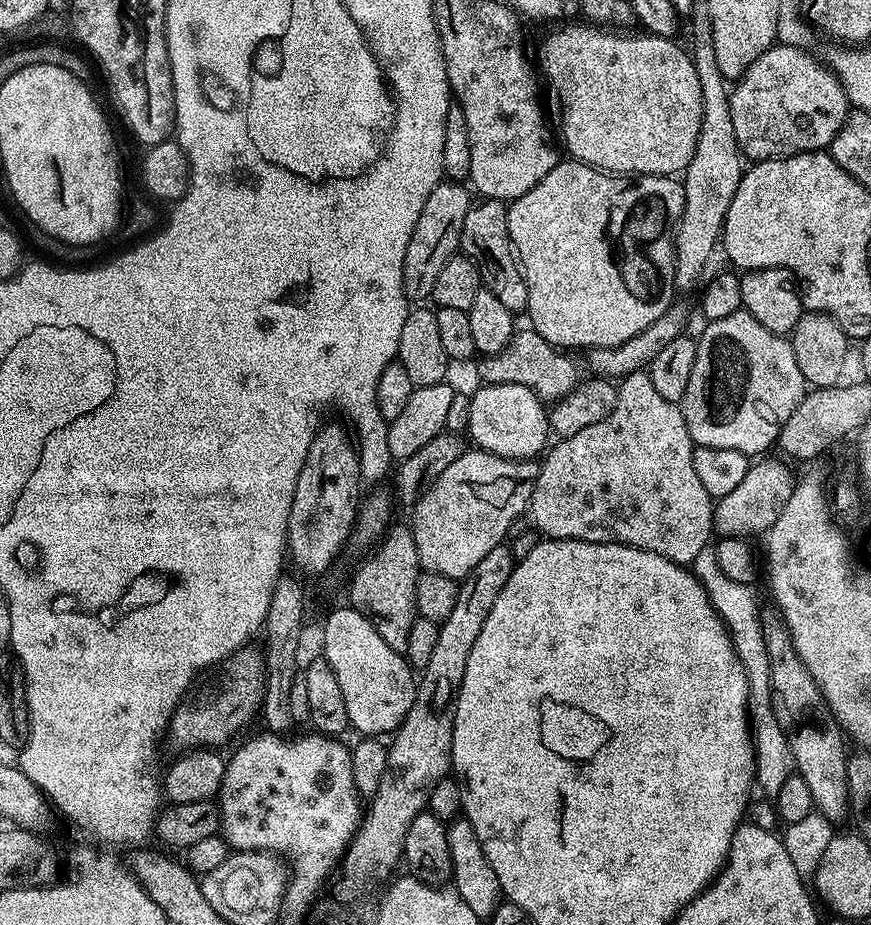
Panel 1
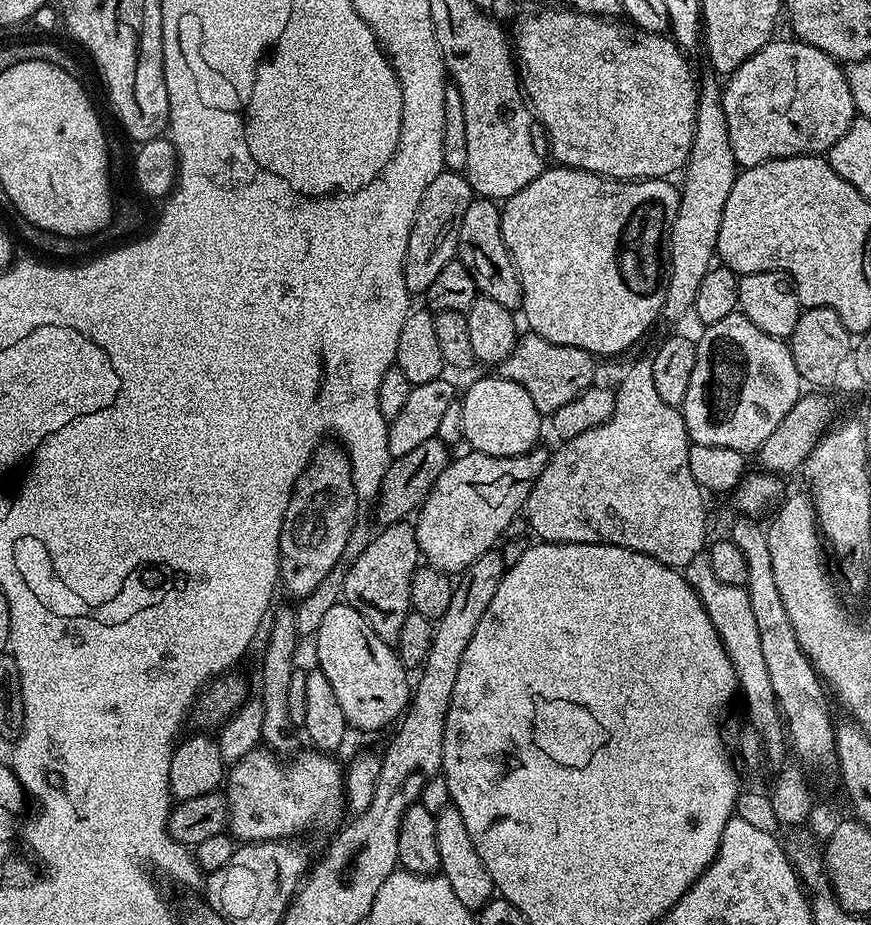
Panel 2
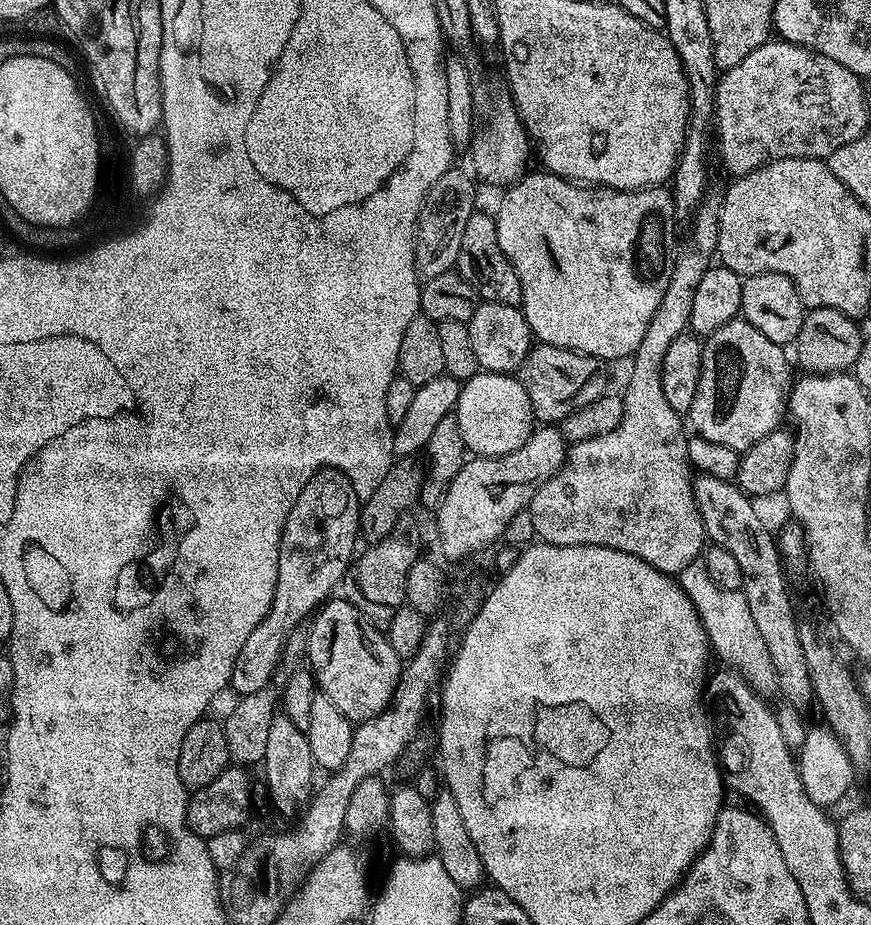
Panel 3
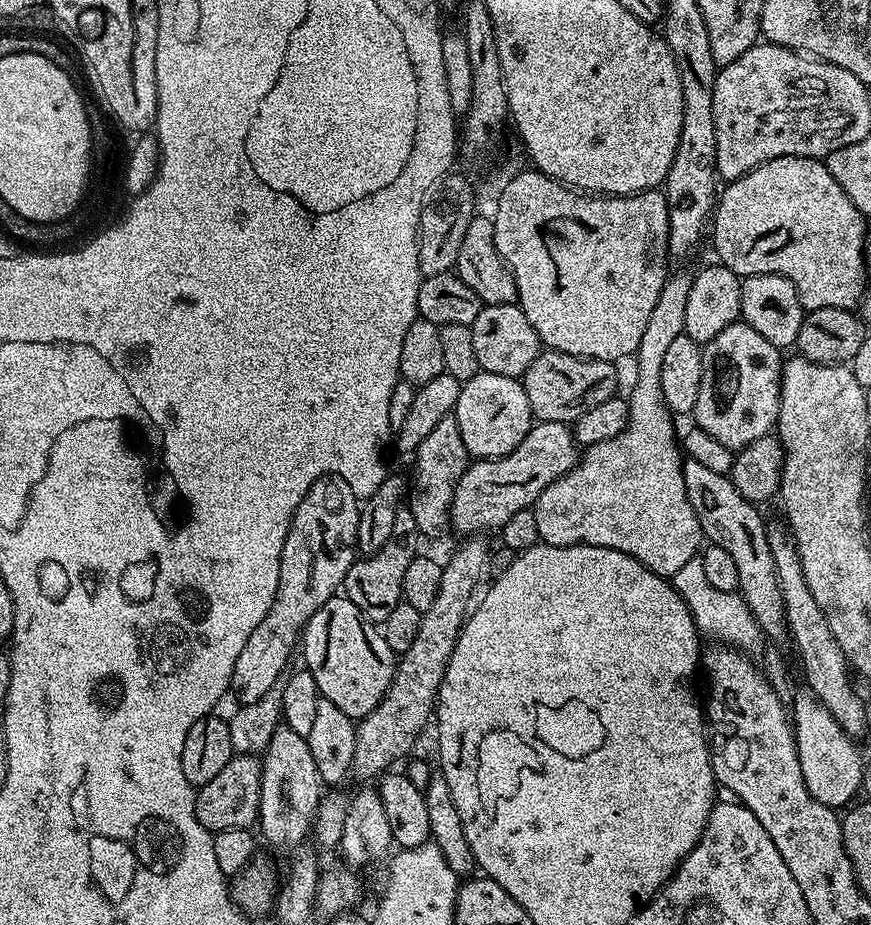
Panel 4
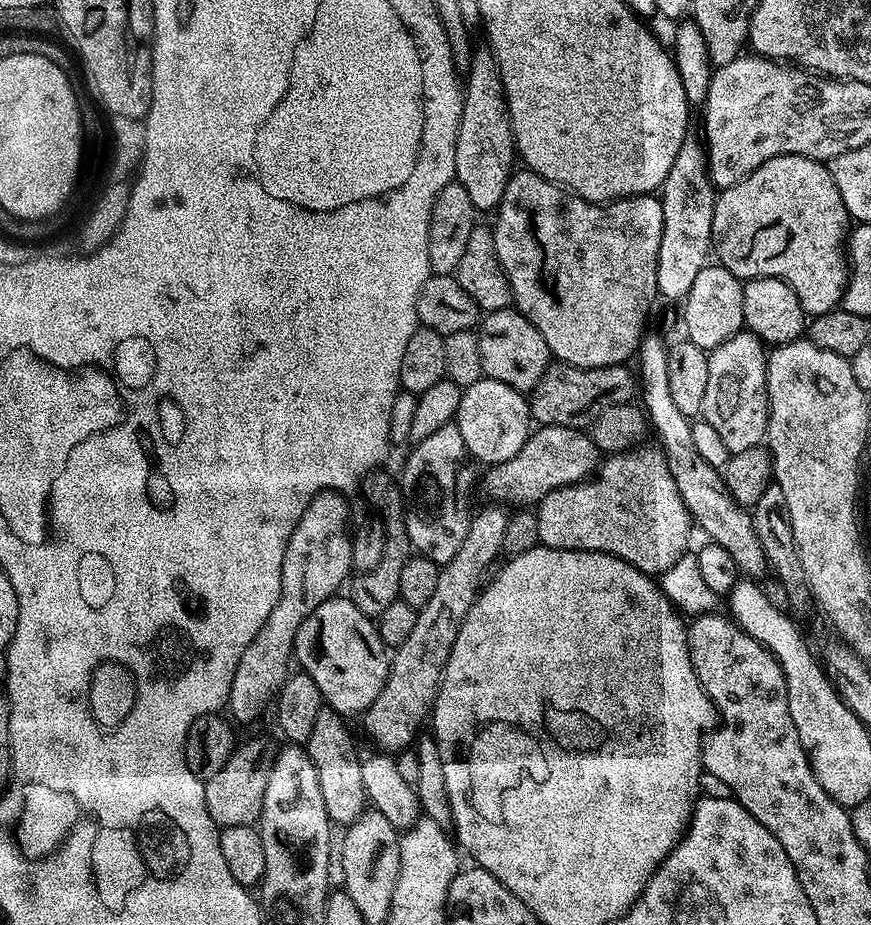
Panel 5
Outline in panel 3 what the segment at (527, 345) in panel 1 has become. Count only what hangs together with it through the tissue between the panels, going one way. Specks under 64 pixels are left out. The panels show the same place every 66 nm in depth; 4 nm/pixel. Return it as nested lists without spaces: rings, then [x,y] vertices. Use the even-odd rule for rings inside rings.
[[[537,343],[526,354],[519,366],[518,379],[530,398],[533,417],[541,425],[556,426],[574,410],[590,406],[600,396],[609,391],[608,372],[605,361],[597,356],[585,356],[562,346]]]

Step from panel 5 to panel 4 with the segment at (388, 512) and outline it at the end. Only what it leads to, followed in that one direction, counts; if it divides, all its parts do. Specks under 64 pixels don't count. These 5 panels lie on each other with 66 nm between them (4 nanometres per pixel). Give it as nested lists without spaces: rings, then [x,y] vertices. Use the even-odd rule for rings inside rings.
[[[400,506],[396,510],[392,537],[376,553],[365,555],[350,566],[342,585],[343,595],[354,602],[354,606],[358,606],[358,610],[369,620],[382,622],[390,610],[394,610],[394,606],[402,603],[402,578],[406,578],[406,566],[410,566],[410,562],[418,555],[416,540],[418,533],[414,514],[407,506]]]

